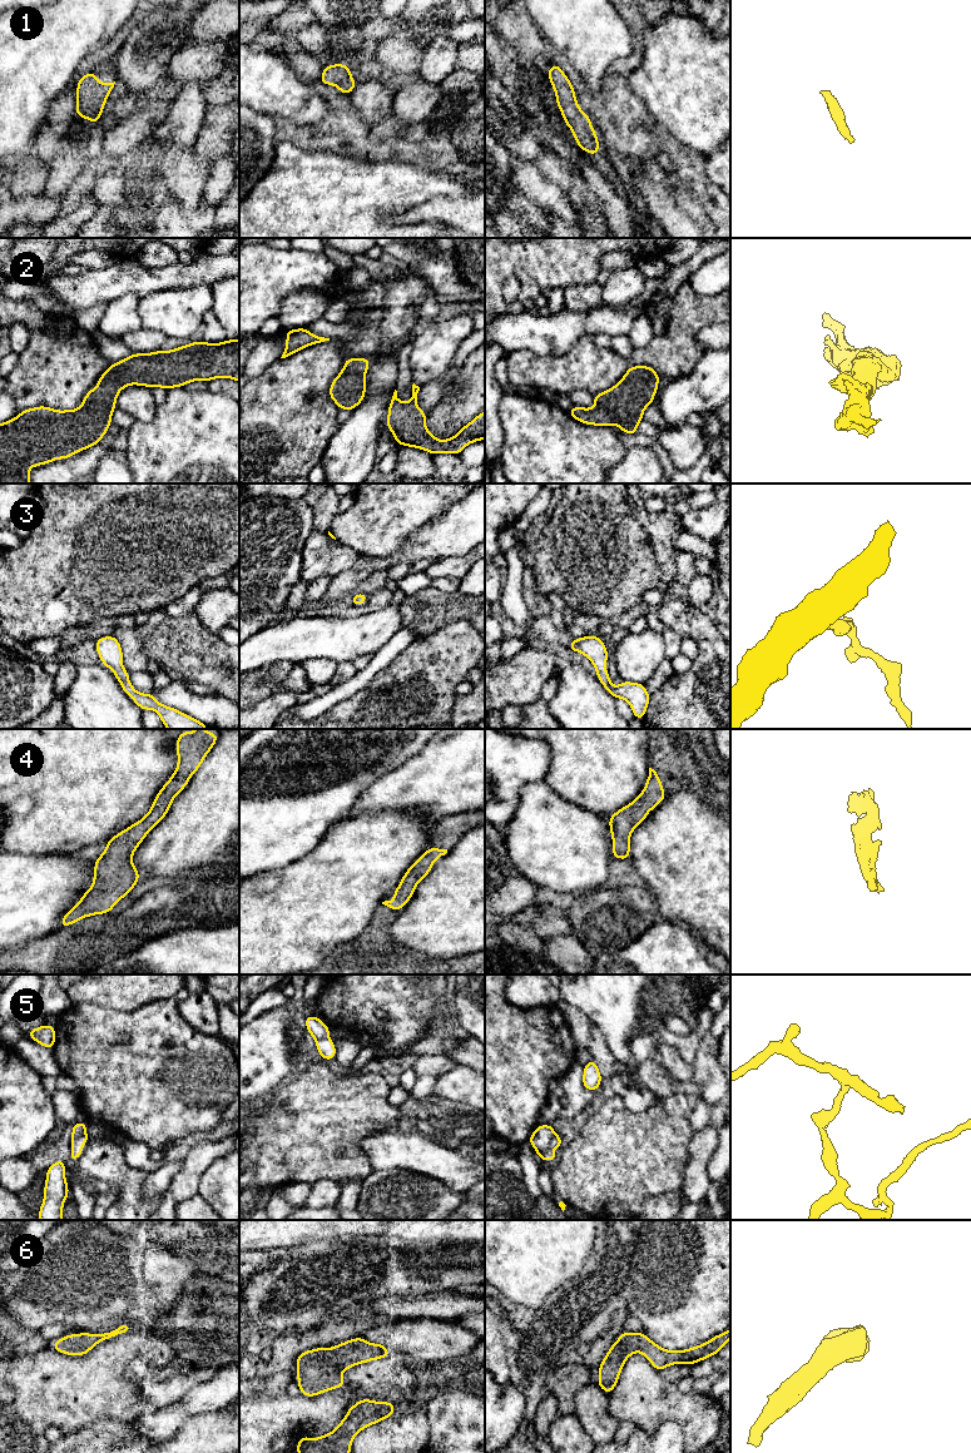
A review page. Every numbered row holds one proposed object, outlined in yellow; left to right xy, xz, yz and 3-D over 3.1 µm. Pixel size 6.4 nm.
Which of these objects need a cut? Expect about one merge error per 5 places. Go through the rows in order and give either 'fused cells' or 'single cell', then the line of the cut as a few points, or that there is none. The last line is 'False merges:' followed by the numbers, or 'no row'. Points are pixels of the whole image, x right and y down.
1: single cell | no cut
2: single cell | no cut
3: single cell | no cut
4: single cell | no cut
5: fused cells | xy (85, 1132), (72, 1140)
6: single cell | no cut
False merges: 5

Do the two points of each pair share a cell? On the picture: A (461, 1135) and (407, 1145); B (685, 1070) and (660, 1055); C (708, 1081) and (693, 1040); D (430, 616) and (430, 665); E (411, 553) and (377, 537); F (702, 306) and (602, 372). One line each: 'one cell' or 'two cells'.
A: one cell
B: one cell
C: two cells
D: two cells
E: two cells
F: one cell

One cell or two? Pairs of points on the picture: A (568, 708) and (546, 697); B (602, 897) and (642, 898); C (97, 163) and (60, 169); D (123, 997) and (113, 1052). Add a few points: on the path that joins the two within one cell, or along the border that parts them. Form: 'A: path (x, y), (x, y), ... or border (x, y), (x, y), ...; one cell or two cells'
A: border (558, 670), (558, 690), (549, 702), (553, 715); two cells
B: path (612, 898), (632, 898); one cell
C: border (100, 157), (93, 158), (68, 189); two cells
D: border (92, 1002), (99, 1006), (128, 1011), (149, 1003); two cells

